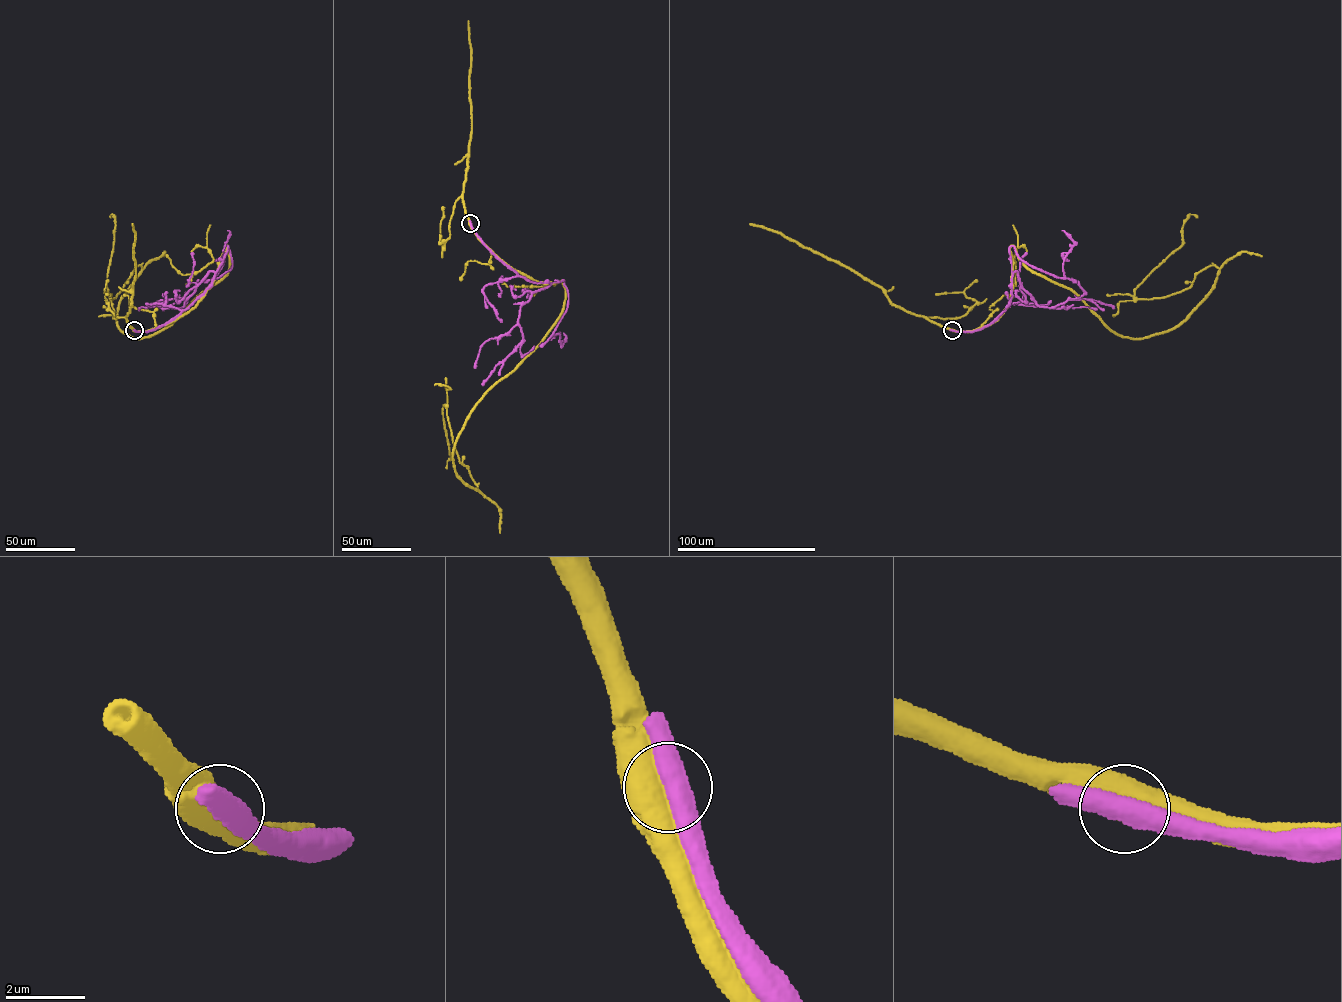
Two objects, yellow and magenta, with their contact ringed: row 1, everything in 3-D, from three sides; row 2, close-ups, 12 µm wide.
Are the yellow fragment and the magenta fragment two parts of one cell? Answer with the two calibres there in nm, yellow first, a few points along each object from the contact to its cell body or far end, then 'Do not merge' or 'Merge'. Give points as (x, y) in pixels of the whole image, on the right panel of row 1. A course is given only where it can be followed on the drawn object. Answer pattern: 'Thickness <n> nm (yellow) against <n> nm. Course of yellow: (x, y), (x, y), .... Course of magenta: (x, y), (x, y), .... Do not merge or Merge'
Thickness 600 nm (yellow) against 500 nm. Course of yellow: (952, 330), (1003, 312), (1012, 245), (1123, 337), (1174, 328), (1218, 268), (1161, 297), (1134, 289), (1197, 217). Course of magenta: (952, 330), (979, 330), (1008, 305), (1010, 246), (1028, 264), (1064, 278), (1063, 260), (1074, 243), (1062, 230). Do not merge

